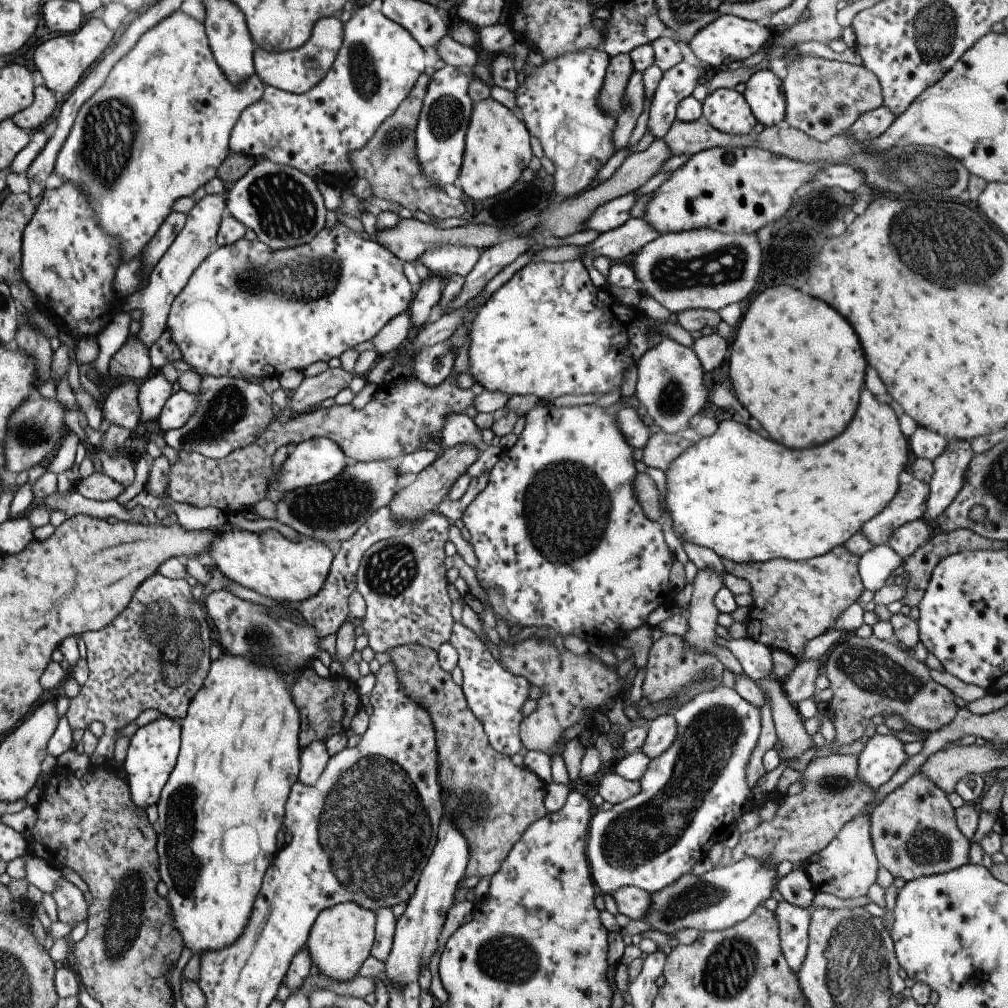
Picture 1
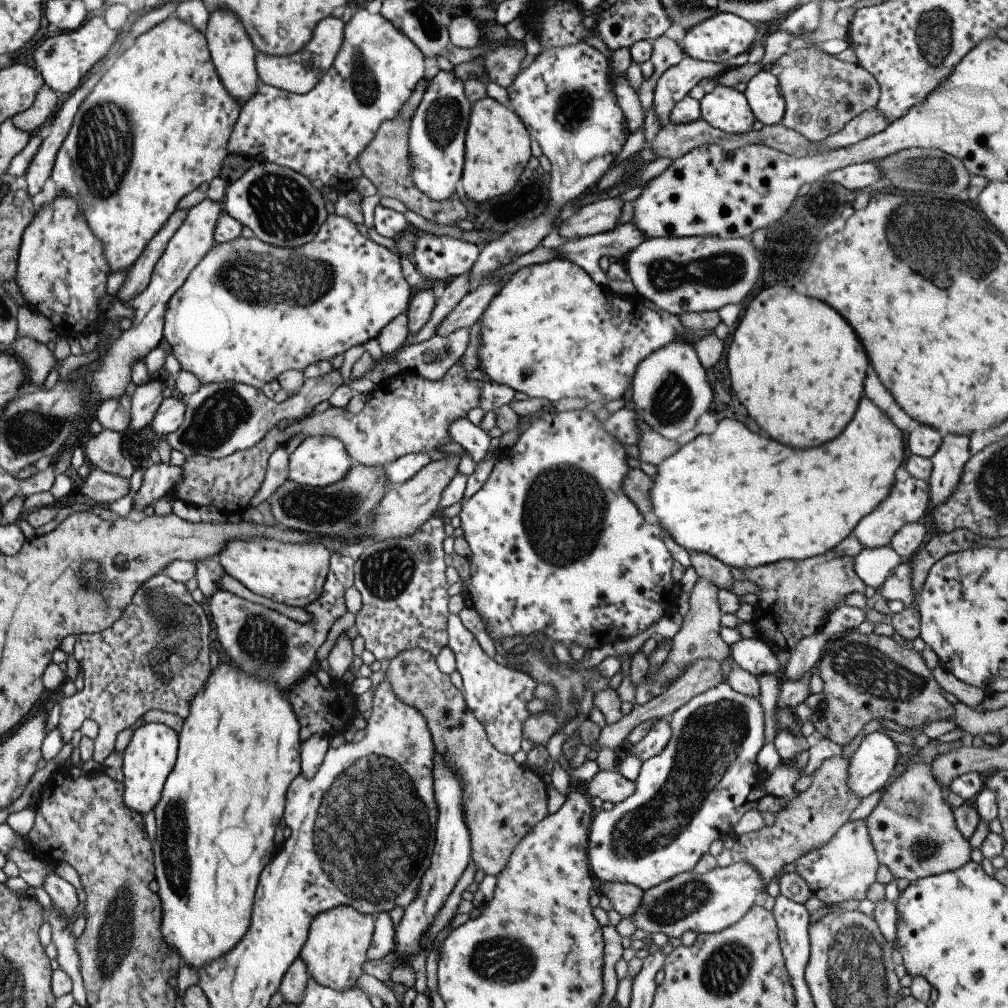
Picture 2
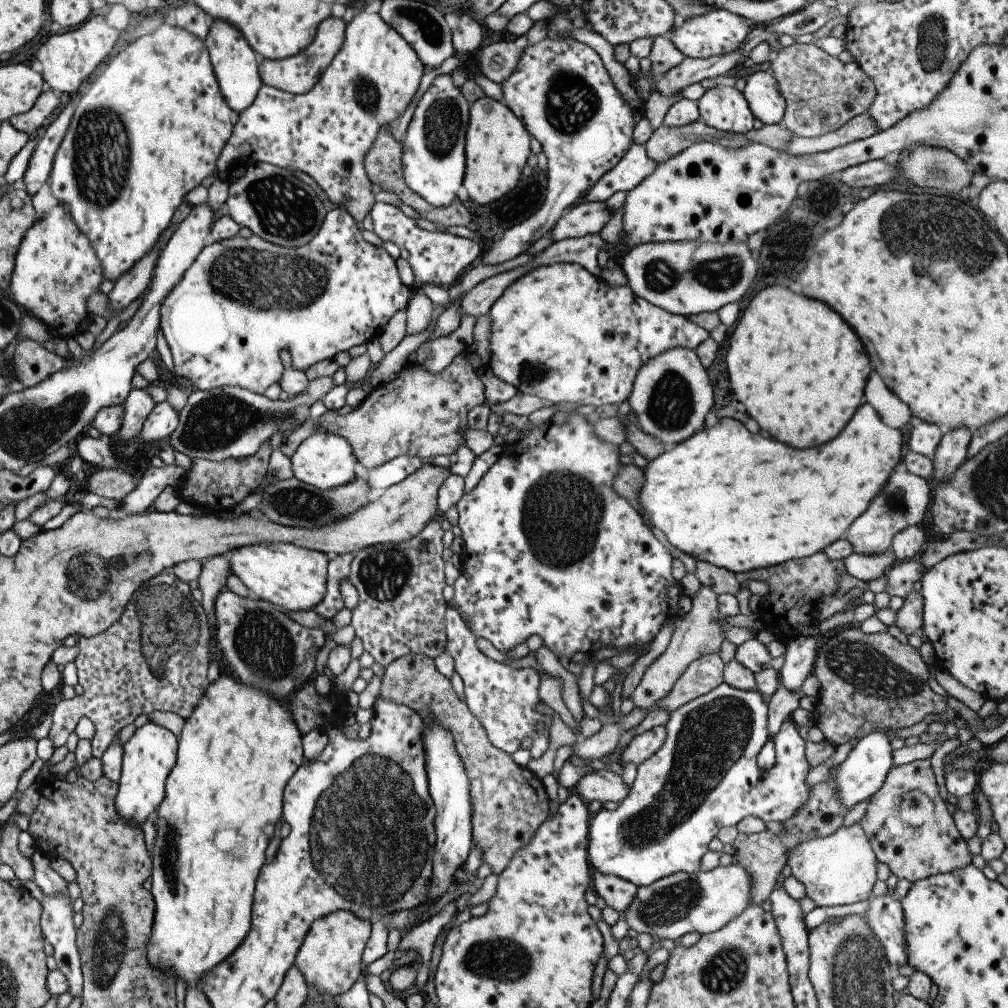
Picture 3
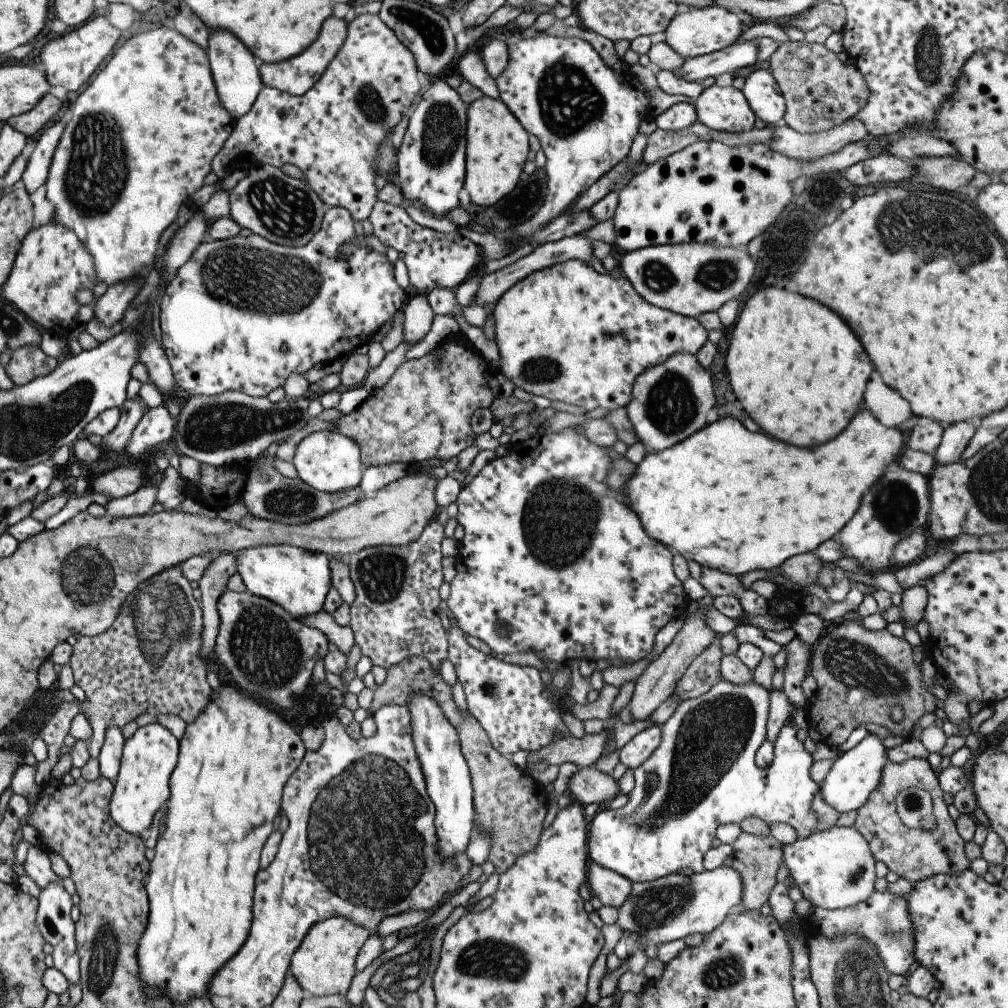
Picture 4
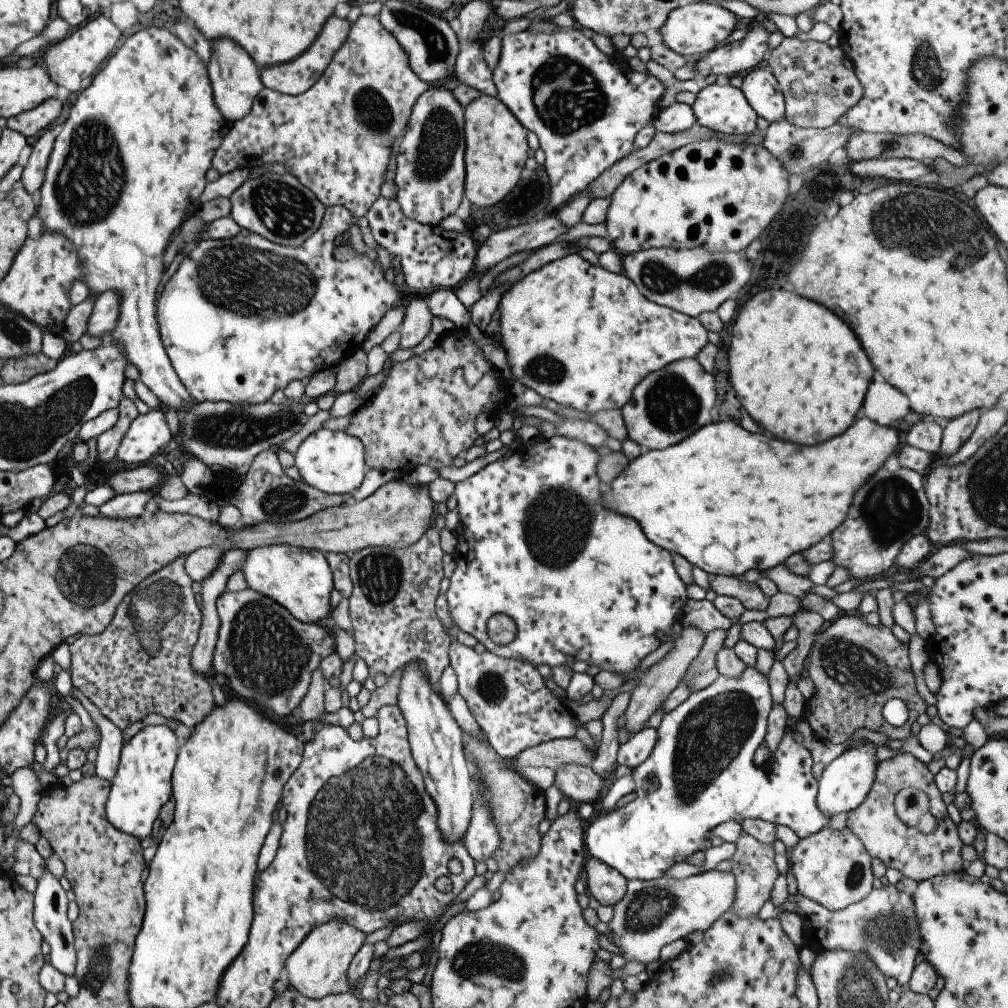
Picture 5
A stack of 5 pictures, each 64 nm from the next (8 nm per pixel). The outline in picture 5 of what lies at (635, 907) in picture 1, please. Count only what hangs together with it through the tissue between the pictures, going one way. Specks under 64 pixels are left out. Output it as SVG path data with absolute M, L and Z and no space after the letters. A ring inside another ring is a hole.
M589 854L585 860L585 880L587 880L587 890L585 890L587 896L593 896L599 902L599 906L613 908L613 904L619 902L621 896L625 894L627 880L617 870L591 858Z

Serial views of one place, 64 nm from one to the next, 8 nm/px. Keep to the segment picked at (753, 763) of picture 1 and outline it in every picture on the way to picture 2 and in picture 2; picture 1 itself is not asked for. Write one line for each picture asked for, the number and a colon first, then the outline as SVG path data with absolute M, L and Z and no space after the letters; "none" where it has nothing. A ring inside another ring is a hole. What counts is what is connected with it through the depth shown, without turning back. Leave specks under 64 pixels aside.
2: M763 674L757 678L759 684L759 706L763 710L763 744L773 744L773 740L779 736L775 728L775 710L777 710L777 698L779 698L779 688L777 688L777 678L773 674Z

